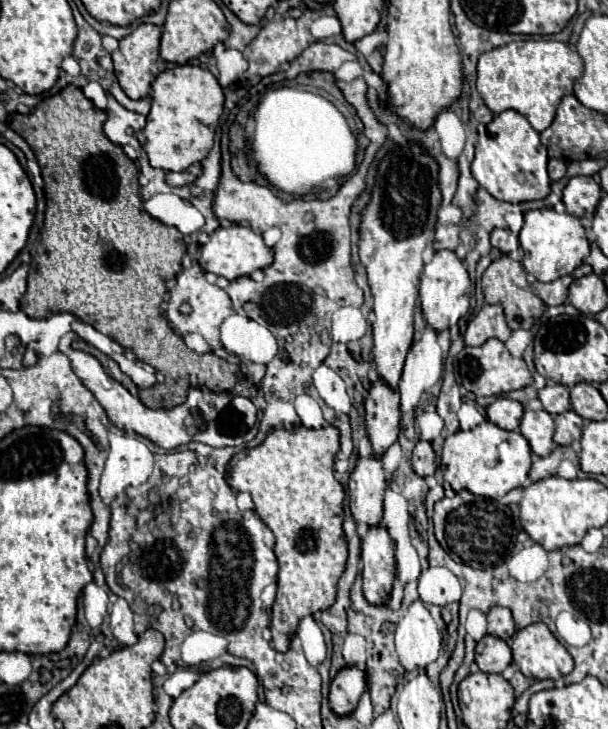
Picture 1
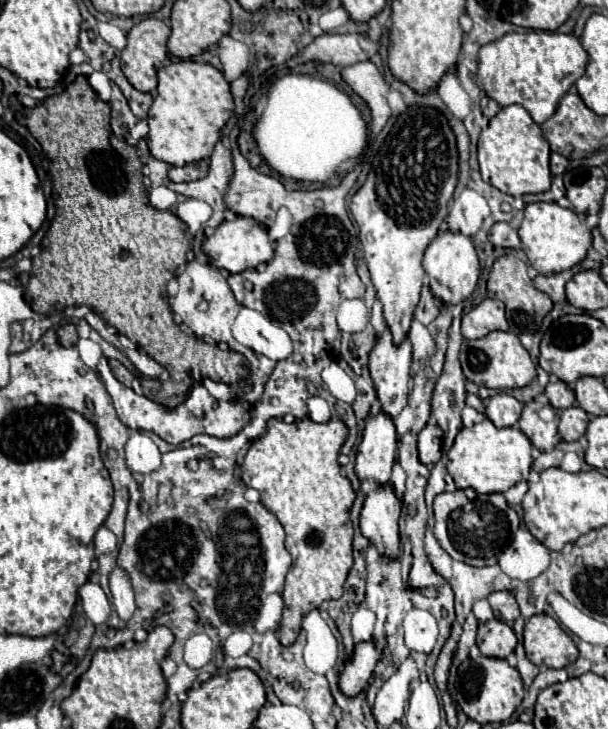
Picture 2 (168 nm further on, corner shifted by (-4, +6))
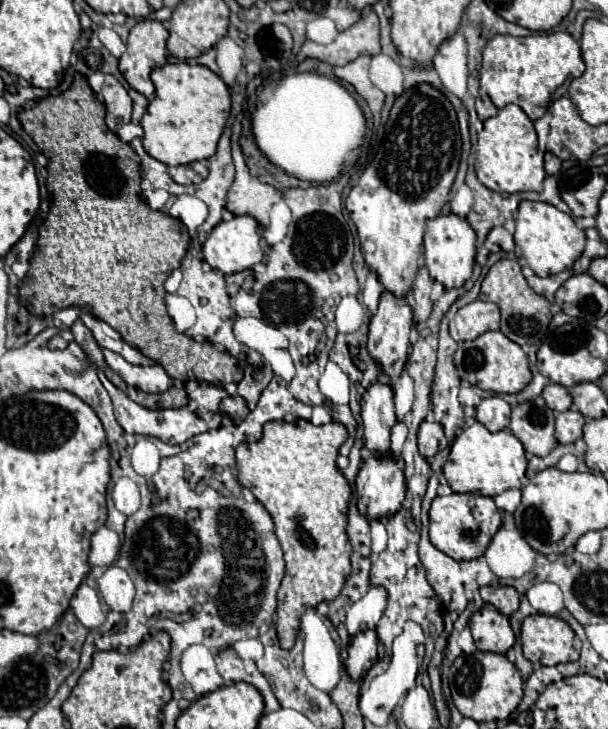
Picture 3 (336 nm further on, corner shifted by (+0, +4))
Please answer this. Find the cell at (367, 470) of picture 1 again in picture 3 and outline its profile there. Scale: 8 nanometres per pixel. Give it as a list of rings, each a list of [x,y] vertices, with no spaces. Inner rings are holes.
[[[374,382],[366,388],[362,398],[362,422],[364,440],[372,454],[390,450],[390,430],[396,422],[394,414],[394,390],[390,384]]]

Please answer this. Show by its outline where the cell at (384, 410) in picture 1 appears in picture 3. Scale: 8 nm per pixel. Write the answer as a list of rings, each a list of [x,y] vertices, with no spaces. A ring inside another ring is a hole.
[[[384,290],[380,296],[380,304],[376,314],[370,318],[370,334],[368,334],[368,352],[370,356],[382,366],[382,370],[392,378],[400,374],[408,358],[408,344],[410,344],[410,330],[412,330],[412,308],[406,296],[394,296],[392,292]]]

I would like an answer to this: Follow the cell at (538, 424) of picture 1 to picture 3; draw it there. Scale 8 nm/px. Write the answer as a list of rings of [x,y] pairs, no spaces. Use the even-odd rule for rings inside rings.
[[[540,398],[518,404],[512,410],[508,428],[532,456],[546,456],[558,444],[554,438],[554,414]]]

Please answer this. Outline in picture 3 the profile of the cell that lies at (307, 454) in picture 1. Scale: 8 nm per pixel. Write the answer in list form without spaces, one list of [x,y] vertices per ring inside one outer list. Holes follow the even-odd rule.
[[[308,420],[288,422],[266,422],[264,436],[254,444],[240,444],[236,448],[236,468],[238,482],[248,488],[258,502],[270,512],[276,524],[276,536],[284,550],[286,576],[278,590],[278,612],[276,612],[276,632],[279,645],[291,649],[300,628],[300,618],[308,608],[318,606],[320,602],[330,602],[338,598],[348,574],[350,574],[350,554],[352,546],[346,534],[348,526],[348,502],[350,502],[350,484],[336,466],[338,448],[346,442],[348,432],[340,422],[330,422],[324,426],[314,426]]]

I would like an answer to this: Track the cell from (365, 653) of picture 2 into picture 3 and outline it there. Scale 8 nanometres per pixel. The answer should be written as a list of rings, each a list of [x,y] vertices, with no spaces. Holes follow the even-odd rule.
[[[376,630],[358,632],[356,636],[350,638],[348,658],[344,662],[346,672],[354,676],[354,680],[360,680],[370,670],[370,666],[376,662],[376,652],[378,652]]]

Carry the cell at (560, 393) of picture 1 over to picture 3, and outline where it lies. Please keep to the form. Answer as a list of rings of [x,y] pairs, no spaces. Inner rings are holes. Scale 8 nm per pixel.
[[[550,382],[544,392],[542,392],[542,398],[546,400],[548,408],[554,410],[554,412],[566,412],[568,408],[572,408],[572,396],[568,394],[568,390],[560,384],[554,384]]]

